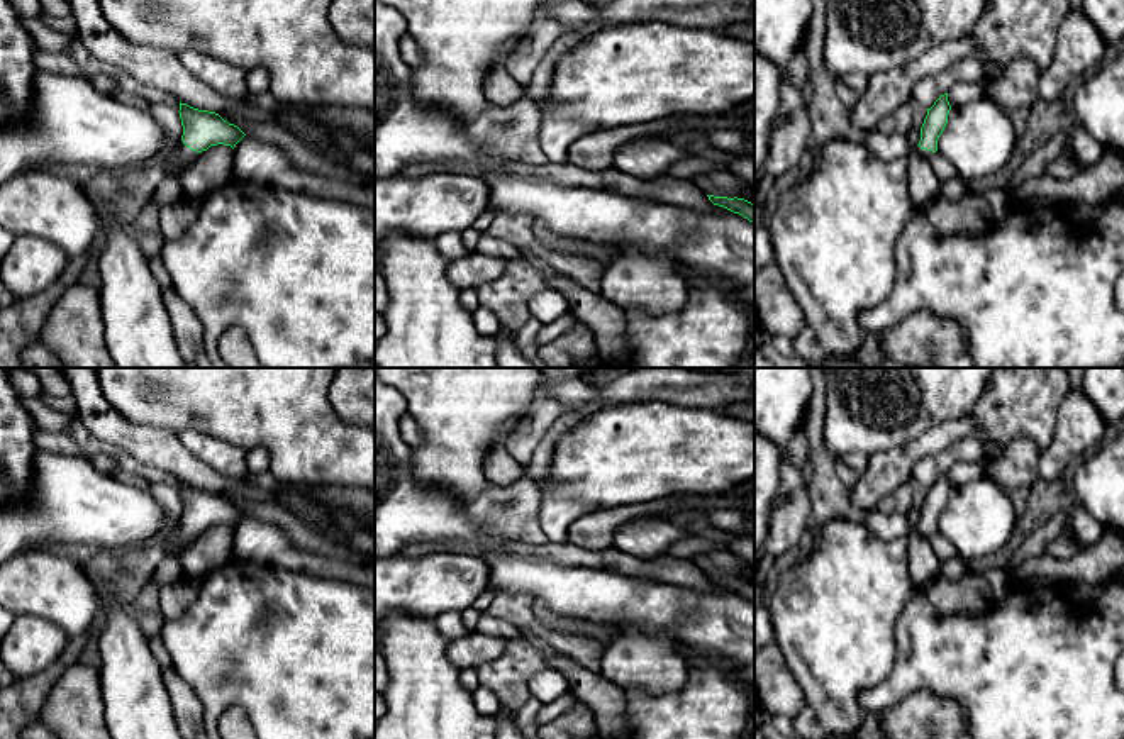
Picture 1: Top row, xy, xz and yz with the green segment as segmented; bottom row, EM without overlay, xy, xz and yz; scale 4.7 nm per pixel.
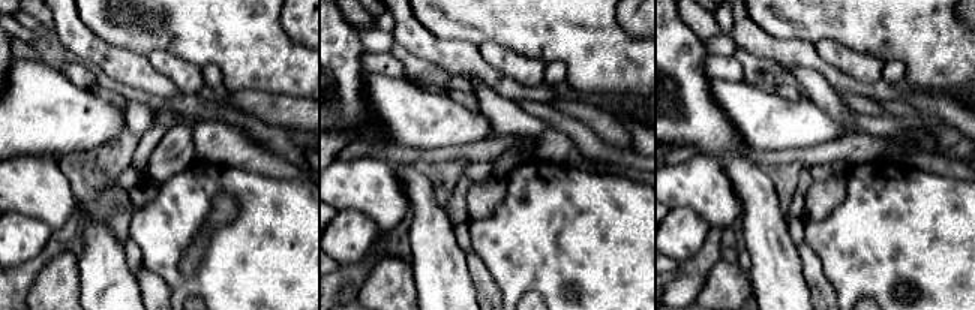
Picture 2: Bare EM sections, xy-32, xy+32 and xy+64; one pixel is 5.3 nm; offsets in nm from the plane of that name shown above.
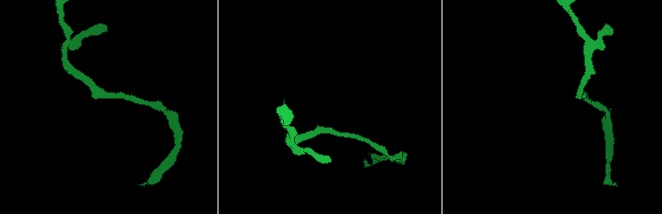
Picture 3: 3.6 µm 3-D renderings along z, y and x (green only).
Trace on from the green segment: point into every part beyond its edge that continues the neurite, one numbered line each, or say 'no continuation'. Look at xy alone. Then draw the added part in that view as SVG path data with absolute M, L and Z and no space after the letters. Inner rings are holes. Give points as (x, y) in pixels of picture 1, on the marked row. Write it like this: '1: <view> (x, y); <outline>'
1: xy (182, 156); M183 147L173 154L176 166L183 168L190 159L195 159L198 156L197 151L192 151L190 147Z

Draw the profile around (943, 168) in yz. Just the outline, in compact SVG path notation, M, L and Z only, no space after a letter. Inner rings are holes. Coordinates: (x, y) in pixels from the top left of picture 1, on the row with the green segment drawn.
M938 151L929 161L939 181L946 181L958 175L956 168Z

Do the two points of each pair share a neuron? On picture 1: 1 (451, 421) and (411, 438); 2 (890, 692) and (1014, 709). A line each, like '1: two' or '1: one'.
1: two
2: one

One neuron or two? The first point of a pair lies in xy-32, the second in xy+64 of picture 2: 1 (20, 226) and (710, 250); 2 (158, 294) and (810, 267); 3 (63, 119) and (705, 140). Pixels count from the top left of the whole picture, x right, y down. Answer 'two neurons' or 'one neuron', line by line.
1: two neurons
2: one neuron
3: two neurons

